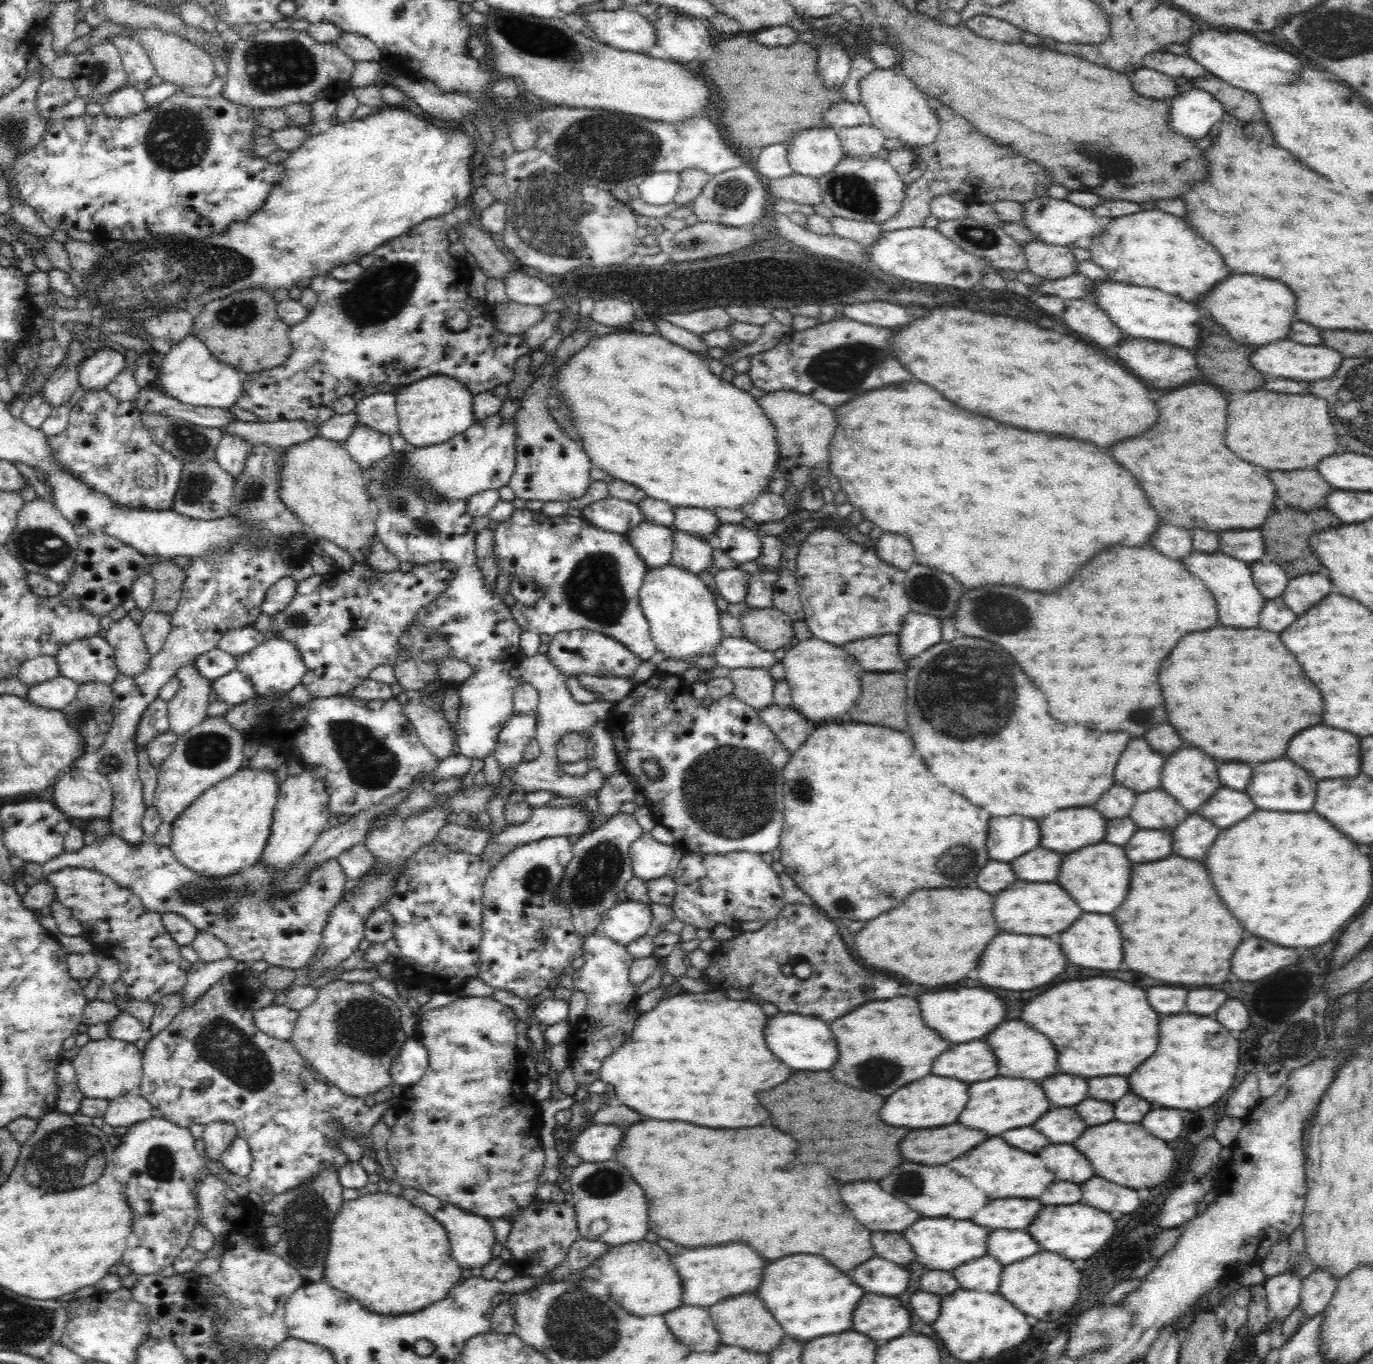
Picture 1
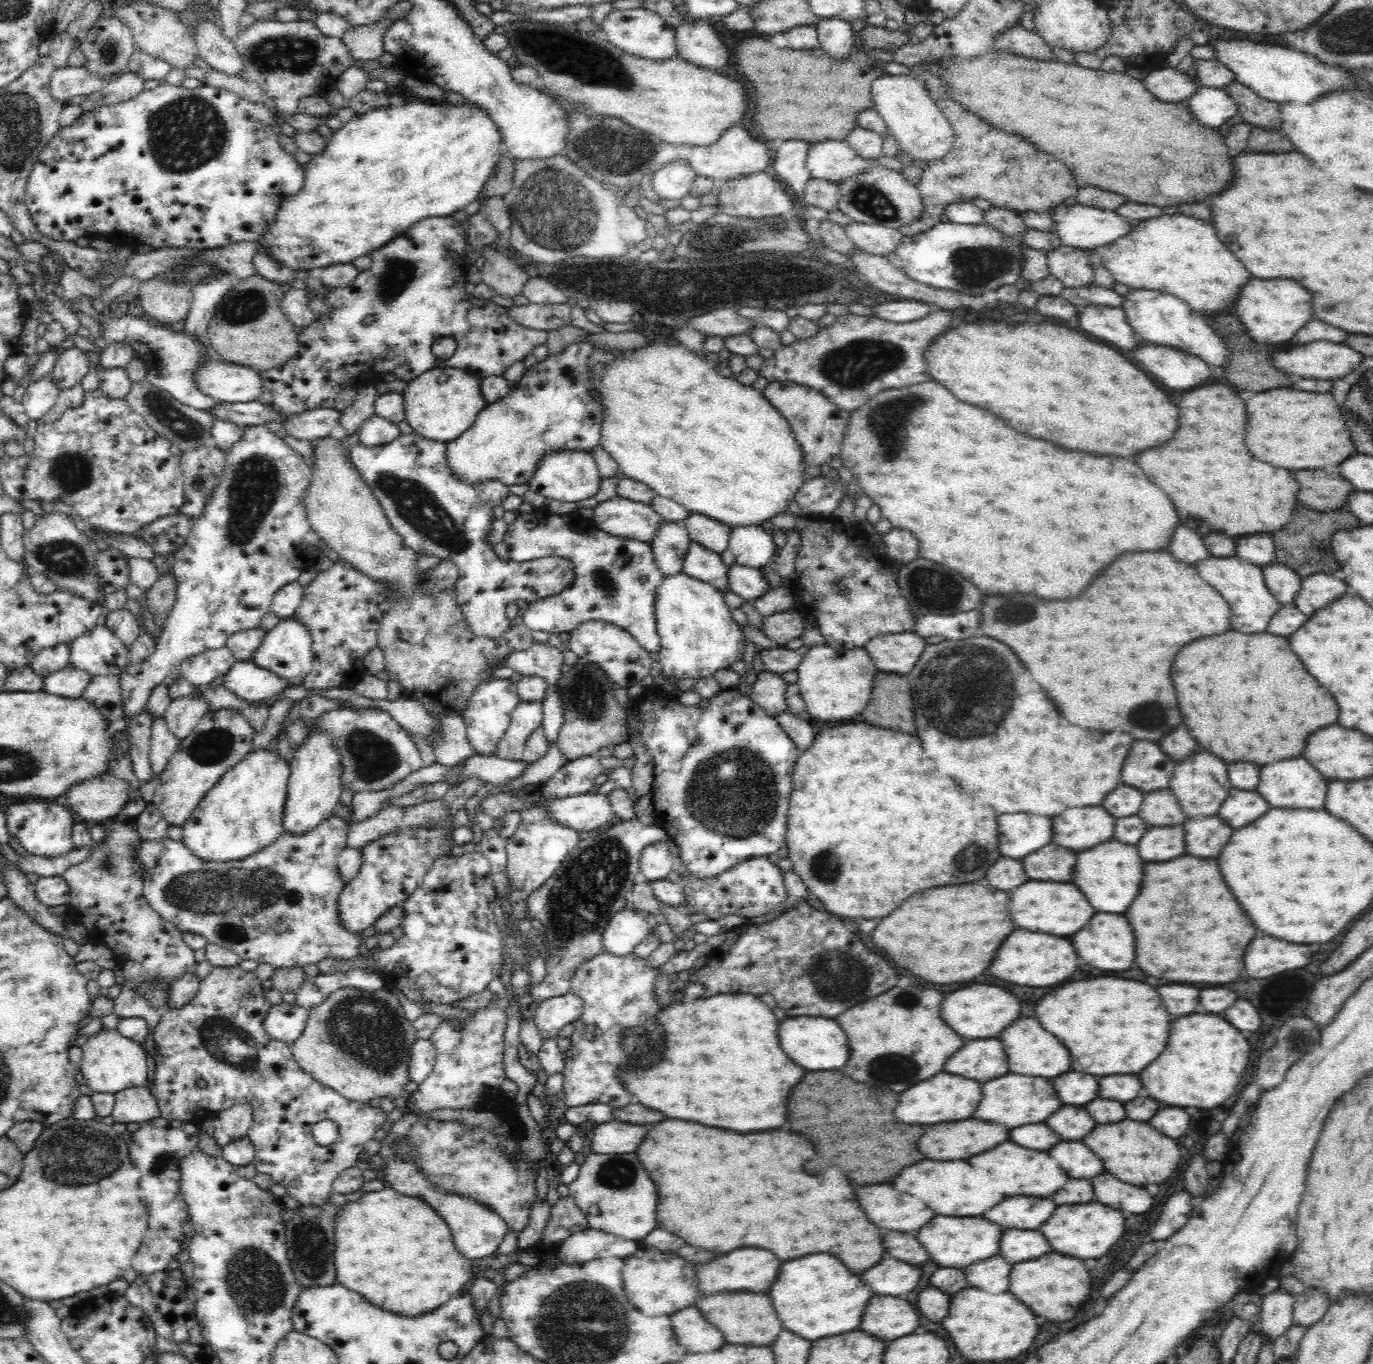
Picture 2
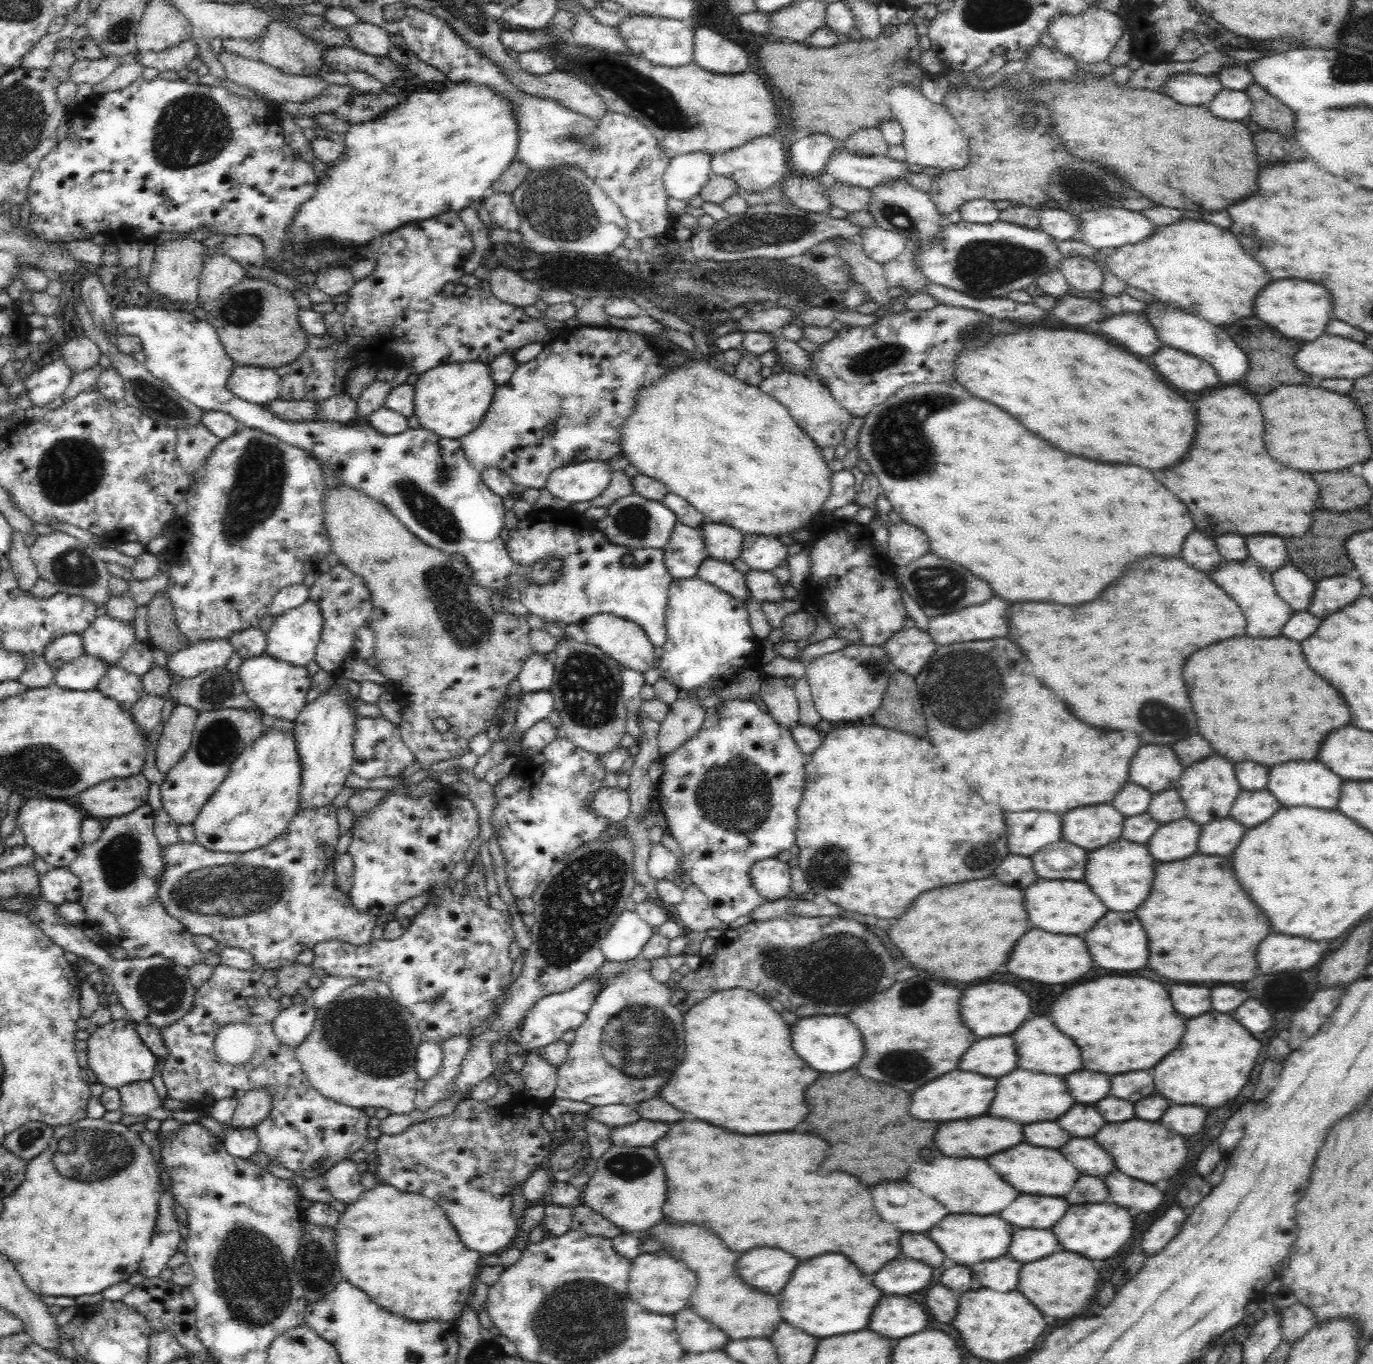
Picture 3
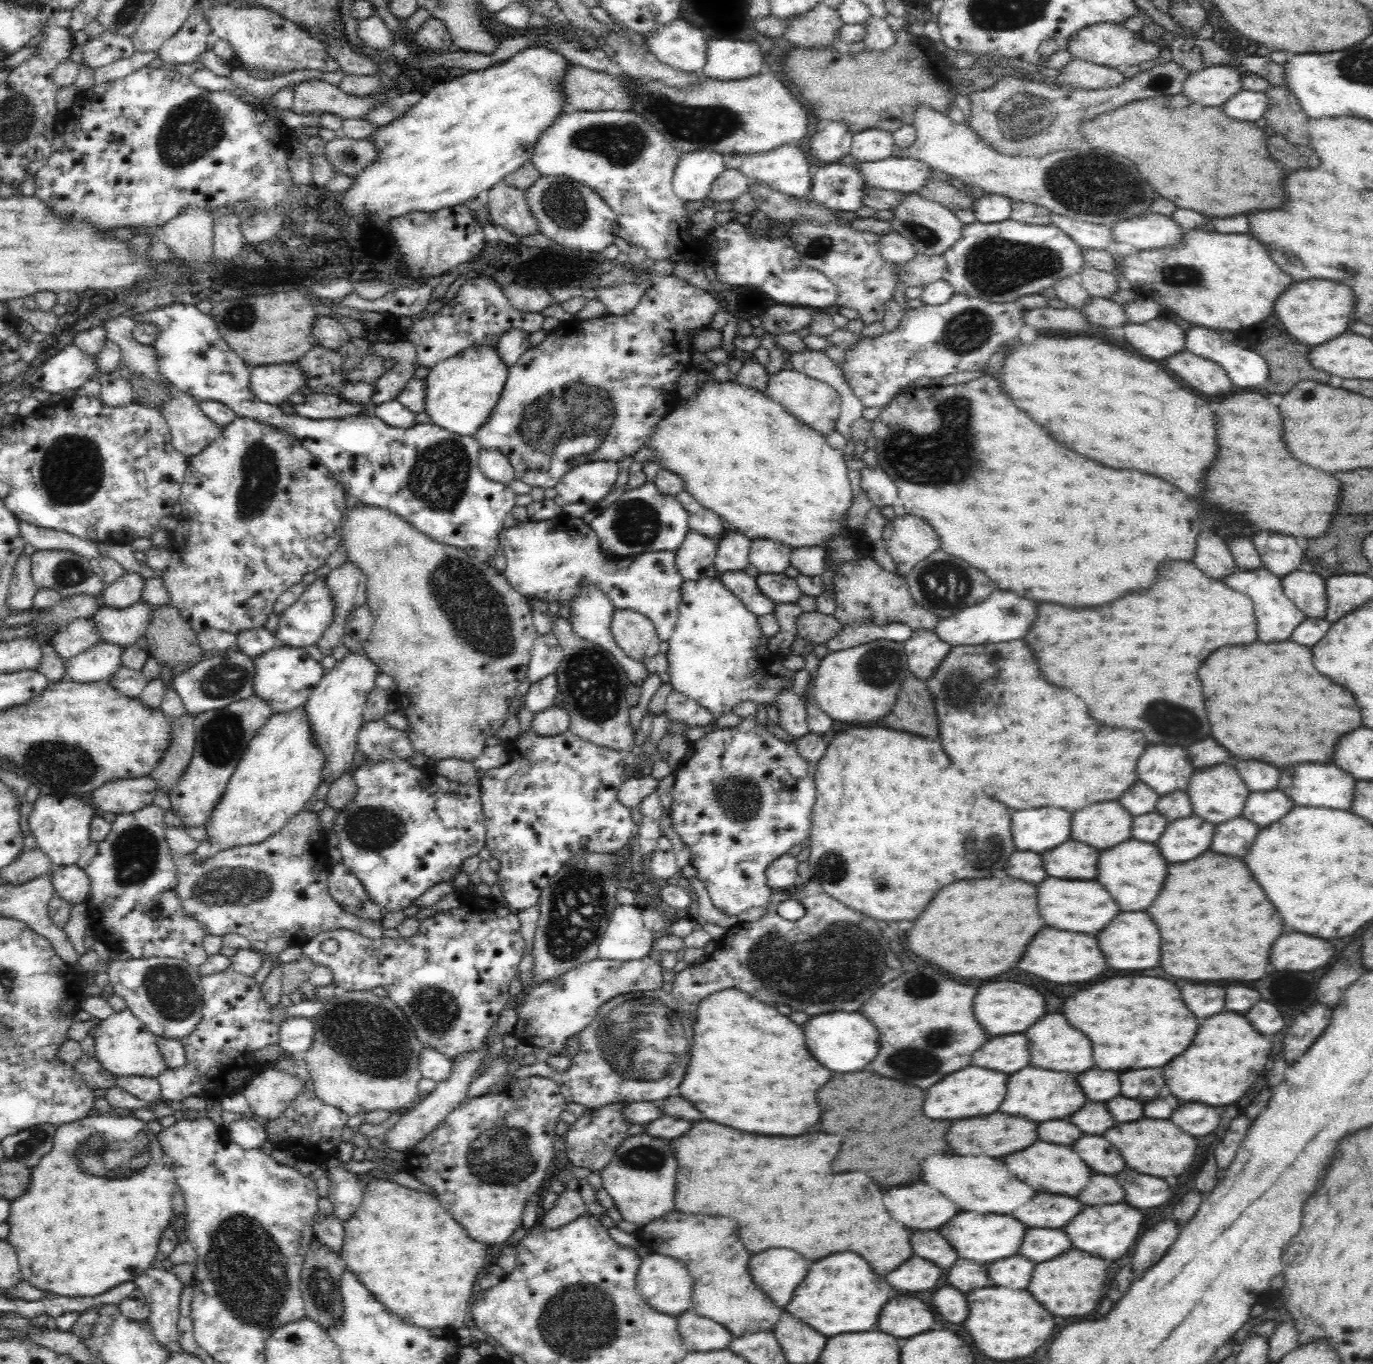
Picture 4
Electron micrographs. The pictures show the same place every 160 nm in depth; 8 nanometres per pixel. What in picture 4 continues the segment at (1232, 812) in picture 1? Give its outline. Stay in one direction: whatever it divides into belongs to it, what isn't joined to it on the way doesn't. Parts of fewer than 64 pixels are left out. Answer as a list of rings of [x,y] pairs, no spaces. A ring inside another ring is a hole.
[[[1280,789],[1249,792],[1248,798],[1244,800],[1240,816],[1258,826],[1268,826],[1280,820],[1292,807],[1294,807],[1292,799]]]

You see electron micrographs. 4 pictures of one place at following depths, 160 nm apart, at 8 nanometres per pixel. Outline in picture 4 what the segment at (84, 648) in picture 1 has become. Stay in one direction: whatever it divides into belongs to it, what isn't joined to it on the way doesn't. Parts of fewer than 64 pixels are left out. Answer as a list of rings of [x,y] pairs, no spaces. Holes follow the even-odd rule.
[[[142,600],[122,610],[99,607],[92,618],[98,629],[98,642],[122,648],[138,642],[145,636],[152,609]]]

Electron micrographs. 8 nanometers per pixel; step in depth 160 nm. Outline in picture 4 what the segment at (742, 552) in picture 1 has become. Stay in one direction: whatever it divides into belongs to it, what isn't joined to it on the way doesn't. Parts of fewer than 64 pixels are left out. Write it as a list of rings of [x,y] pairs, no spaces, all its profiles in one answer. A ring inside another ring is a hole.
[[[770,538],[752,539],[748,562],[758,568],[759,574],[780,574],[790,565],[792,548]]]

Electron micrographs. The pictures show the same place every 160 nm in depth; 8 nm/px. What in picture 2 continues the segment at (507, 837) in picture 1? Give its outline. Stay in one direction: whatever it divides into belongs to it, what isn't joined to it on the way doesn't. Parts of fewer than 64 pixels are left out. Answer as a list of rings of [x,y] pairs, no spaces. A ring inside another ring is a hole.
[[[594,790],[578,796],[549,800],[542,809],[546,817],[581,835],[588,835],[590,830],[603,826],[614,816],[606,796]]]

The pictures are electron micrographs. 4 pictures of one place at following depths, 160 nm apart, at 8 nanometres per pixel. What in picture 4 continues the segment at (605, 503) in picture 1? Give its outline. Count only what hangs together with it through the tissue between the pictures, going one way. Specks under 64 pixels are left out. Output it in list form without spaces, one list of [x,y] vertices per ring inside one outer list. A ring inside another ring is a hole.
[[[646,482],[634,490],[625,491],[608,508],[599,510],[597,516],[589,524],[602,544],[603,554],[609,556],[610,560],[618,559],[621,561],[631,558],[634,554],[644,552],[674,551],[684,540],[686,533],[689,532],[688,513],[684,511],[684,507],[680,505],[676,497],[660,494],[652,482]]]

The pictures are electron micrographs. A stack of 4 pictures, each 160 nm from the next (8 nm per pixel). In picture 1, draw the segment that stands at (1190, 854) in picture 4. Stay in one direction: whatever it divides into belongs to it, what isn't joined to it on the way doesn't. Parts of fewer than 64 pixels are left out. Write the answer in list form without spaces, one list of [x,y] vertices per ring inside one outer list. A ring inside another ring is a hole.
[[[1138,830],[1124,846],[1130,862],[1154,862],[1172,852],[1172,836],[1164,830]]]

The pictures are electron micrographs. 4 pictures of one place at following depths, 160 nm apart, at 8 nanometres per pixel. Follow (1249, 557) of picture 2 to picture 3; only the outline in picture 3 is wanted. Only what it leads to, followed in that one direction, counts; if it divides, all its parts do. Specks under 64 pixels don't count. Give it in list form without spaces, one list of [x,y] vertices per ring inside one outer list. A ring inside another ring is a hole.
[[[1246,536],[1248,557],[1271,573],[1288,562],[1283,538],[1279,536]]]

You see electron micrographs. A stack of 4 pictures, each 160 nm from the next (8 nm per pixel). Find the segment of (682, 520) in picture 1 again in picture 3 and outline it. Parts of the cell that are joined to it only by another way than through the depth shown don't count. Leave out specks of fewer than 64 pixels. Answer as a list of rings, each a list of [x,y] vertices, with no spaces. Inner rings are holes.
[[[704,522],[699,529],[710,558],[731,563],[740,556],[743,534],[738,530],[712,522]]]

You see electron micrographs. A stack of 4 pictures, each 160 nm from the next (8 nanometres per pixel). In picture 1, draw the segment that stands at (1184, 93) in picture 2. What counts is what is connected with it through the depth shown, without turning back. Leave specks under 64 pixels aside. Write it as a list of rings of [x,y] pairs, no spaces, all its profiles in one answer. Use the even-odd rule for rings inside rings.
[[[1138,67],[1128,75],[1132,89],[1139,95],[1156,100],[1170,100],[1175,96],[1174,78],[1151,68]]]

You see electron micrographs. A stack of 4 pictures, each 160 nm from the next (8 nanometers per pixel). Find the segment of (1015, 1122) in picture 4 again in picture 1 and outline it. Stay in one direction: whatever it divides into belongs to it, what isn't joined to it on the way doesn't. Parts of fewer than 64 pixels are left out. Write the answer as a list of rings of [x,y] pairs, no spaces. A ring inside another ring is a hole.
[[[960,1124],[932,1130],[912,1130],[900,1140],[900,1154],[906,1162],[940,1166],[962,1156],[982,1140],[986,1140],[984,1132],[968,1130]]]

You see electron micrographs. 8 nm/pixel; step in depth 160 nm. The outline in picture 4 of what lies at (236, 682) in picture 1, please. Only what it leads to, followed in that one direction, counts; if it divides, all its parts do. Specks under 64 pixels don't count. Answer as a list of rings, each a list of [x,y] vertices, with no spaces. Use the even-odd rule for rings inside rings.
[[[275,646],[272,650],[254,657],[255,672],[252,681],[253,695],[264,701],[272,714],[299,709],[310,698],[312,691],[323,678],[323,668],[305,649]]]

